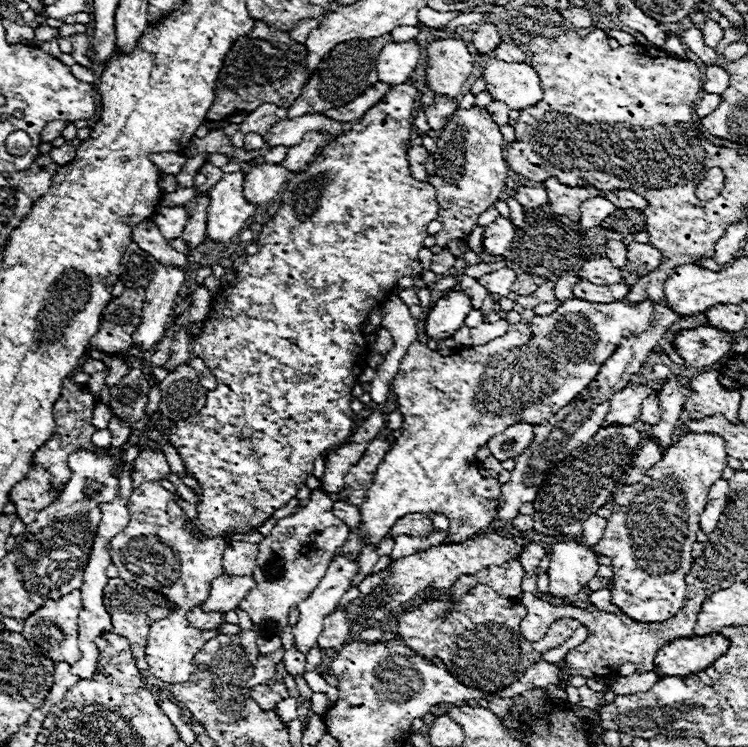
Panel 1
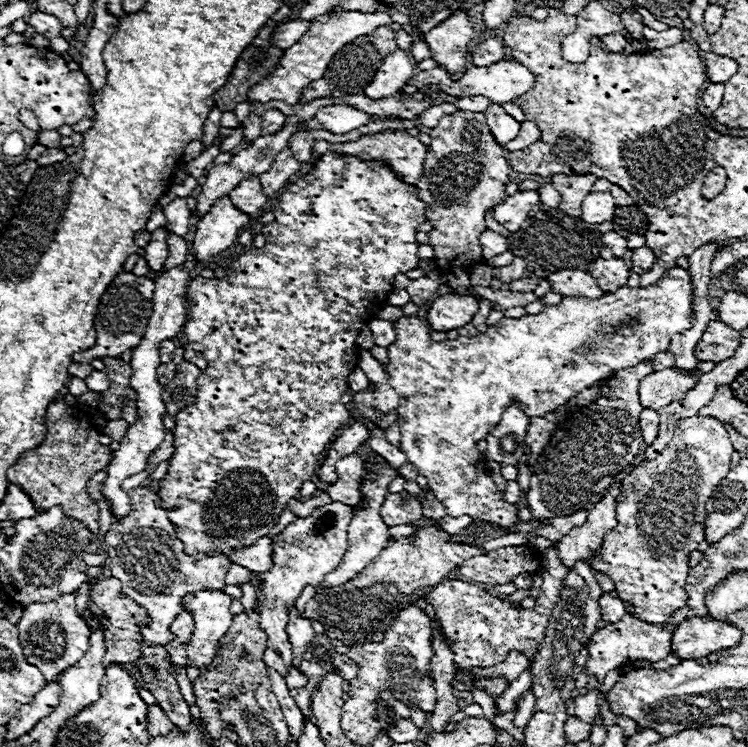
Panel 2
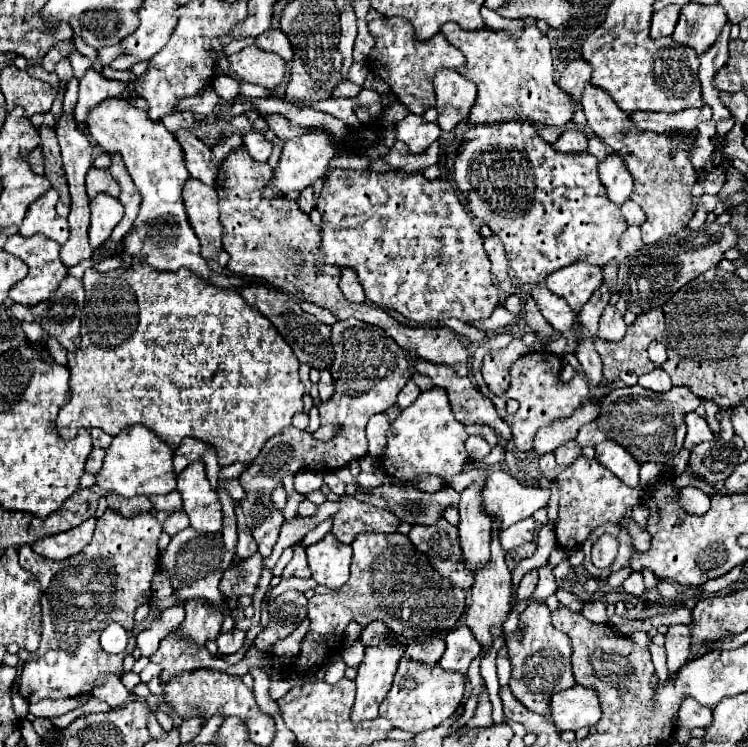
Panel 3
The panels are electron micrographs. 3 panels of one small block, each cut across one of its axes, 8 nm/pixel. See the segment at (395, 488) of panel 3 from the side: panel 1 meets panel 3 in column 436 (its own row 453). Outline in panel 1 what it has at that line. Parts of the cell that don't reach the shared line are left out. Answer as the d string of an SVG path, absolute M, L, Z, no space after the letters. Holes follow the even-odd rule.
M514 424L512 428L506 428L500 436L492 436L492 440L488 440L488 448L492 452L494 458L508 460L508 458L516 458L524 448L528 448L532 440L532 424Z

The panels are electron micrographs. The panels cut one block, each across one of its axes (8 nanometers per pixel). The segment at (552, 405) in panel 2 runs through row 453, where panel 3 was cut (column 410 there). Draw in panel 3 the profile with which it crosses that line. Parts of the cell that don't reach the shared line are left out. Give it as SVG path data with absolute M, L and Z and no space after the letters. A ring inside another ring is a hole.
M430 388L420 392L416 402L404 408L392 422L388 430L388 448L380 462L390 478L403 483L410 482L420 474L432 474L448 482L468 470L470 456L464 446L466 438L466 426L454 418L446 392L442 388Z

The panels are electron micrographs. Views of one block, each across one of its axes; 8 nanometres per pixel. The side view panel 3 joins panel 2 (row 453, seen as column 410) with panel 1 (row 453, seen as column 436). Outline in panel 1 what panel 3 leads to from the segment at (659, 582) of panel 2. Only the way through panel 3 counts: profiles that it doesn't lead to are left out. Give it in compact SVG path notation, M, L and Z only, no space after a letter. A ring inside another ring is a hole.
M686 432L672 448L666 450L660 462L656 462L648 470L648 480L638 482L634 486L620 486L612 506L614 514L608 518L608 526L604 538L596 544L596 550L602 556L612 560L612 604L616 604L628 618L638 622L664 622L672 618L684 604L686 596L686 574L690 572L694 558L692 558L692 544L696 542L698 516L700 508L706 504L708 488L722 476L726 468L726 446L724 440L716 434L694 434Z

